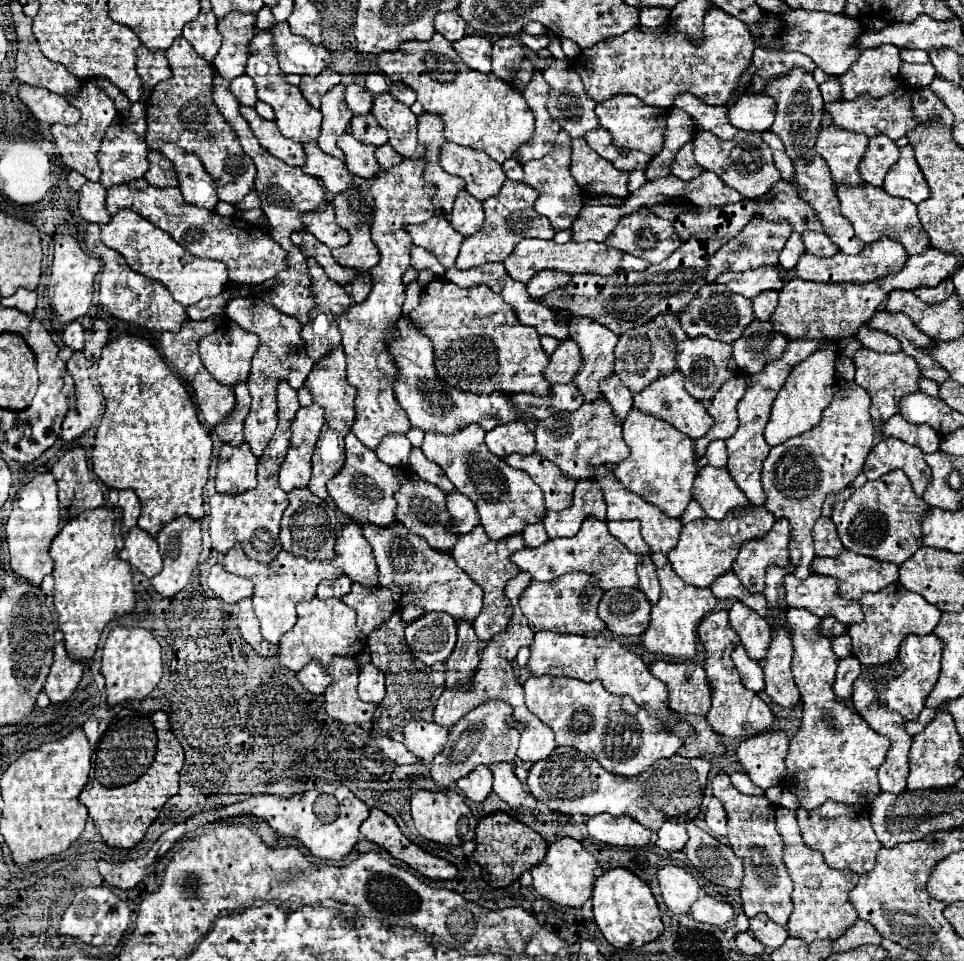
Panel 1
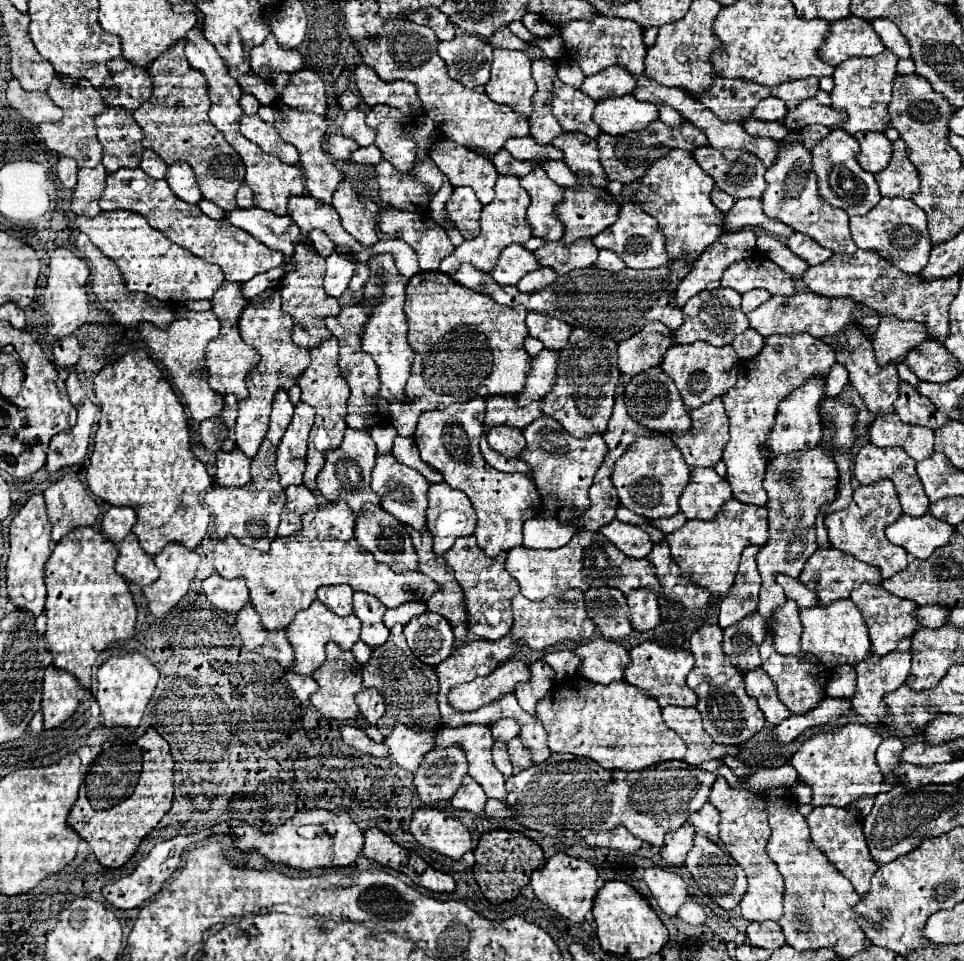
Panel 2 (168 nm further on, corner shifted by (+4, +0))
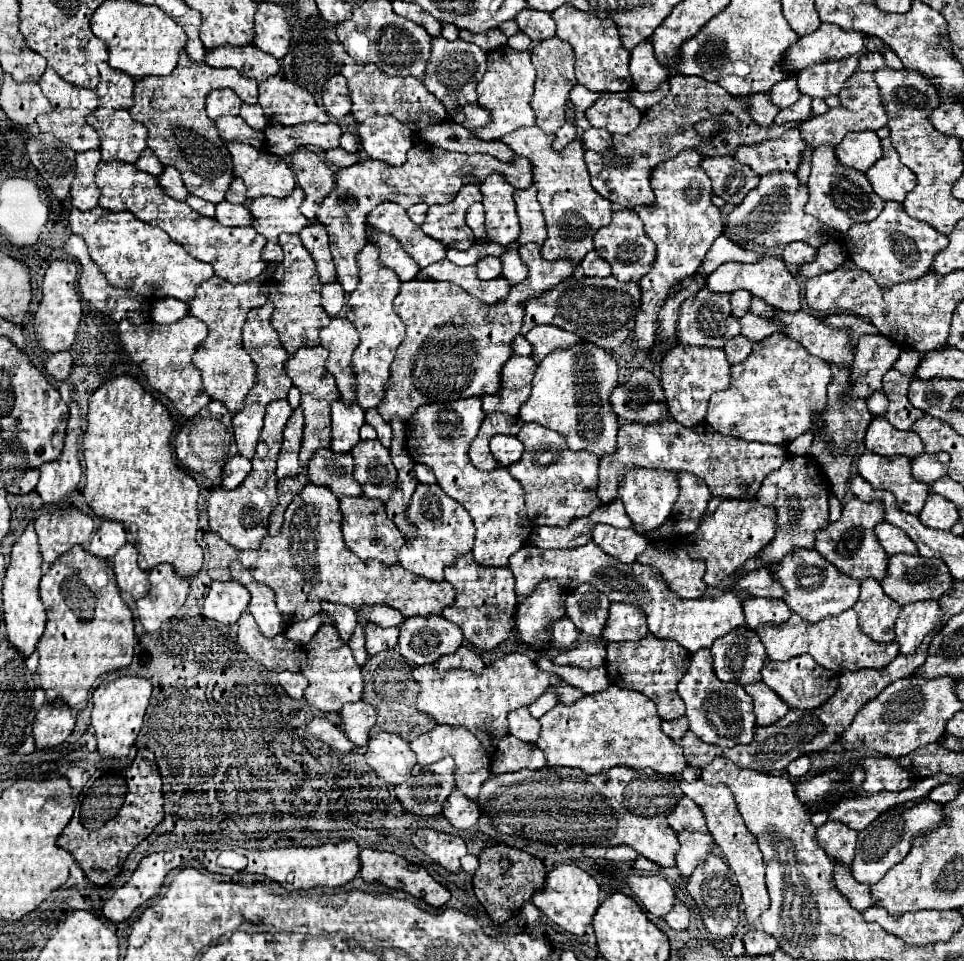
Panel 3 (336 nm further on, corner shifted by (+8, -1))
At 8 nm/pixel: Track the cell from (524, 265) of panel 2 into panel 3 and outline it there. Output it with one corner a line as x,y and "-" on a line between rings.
485,256
477,260
477,276
481,280
493,280
501,276
501,260
497,256

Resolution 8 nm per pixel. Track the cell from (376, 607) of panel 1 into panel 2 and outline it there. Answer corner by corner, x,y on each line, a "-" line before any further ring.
361,591
353,593
353,613
361,621
361,641
369,647
377,647
389,637
389,629
383,623
385,611
387,607
379,599
373,599
373,595

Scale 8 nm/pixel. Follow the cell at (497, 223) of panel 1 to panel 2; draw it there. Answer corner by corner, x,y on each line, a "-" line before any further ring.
499,175
495,183
495,199
489,205
485,205
481,211
481,233
477,235
477,239
463,241
459,247
455,247
455,251
441,261
441,271
453,275
463,263
471,263
475,269
491,273
499,261
501,251
509,243
525,243
533,237
533,229
529,227
527,221
527,207
529,207
529,195
519,185
519,179
511,175

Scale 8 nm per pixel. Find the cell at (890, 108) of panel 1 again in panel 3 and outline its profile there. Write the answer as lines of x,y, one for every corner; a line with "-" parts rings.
801,96
793,106
779,110
775,124
785,124
791,120
809,120
809,118
811,118
811,100
809,96

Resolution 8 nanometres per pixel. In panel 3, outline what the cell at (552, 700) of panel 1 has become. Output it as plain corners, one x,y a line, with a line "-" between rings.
613,684
605,692
583,696
573,706
557,704
539,718
539,724
541,734
535,744
543,750
549,766
579,768
585,774
599,774
613,766
653,768
661,776
679,776
687,766
681,748
661,732
653,700

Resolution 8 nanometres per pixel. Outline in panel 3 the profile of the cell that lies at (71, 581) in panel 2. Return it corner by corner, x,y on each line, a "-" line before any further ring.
71,548
65,556
59,556
53,562
51,570
47,570
41,578
39,596
47,612
47,628
43,638
37,644
37,652
39,652
37,688
45,692
45,698
49,704
59,700
69,708
81,712
87,706
87,696
89,696
89,690
93,688
93,682
101,674
115,672
131,664
133,648
135,648
133,614
119,596
111,560
89,556
89,552
83,548

